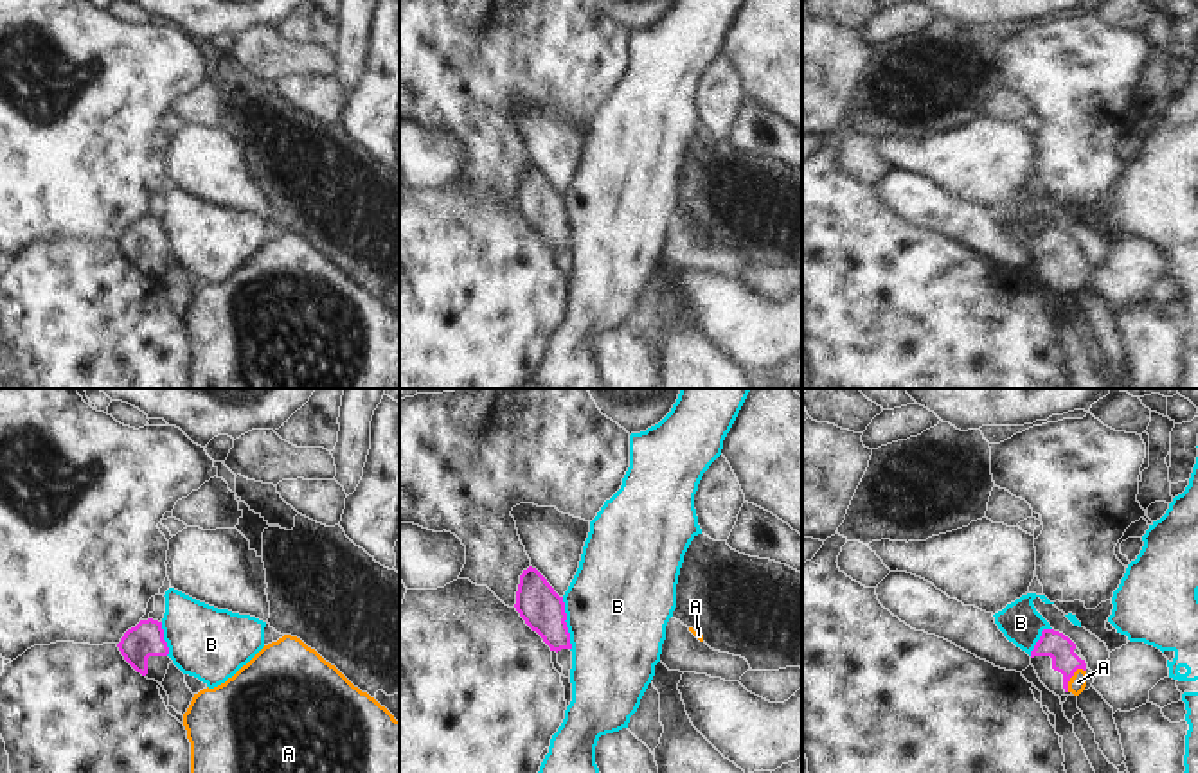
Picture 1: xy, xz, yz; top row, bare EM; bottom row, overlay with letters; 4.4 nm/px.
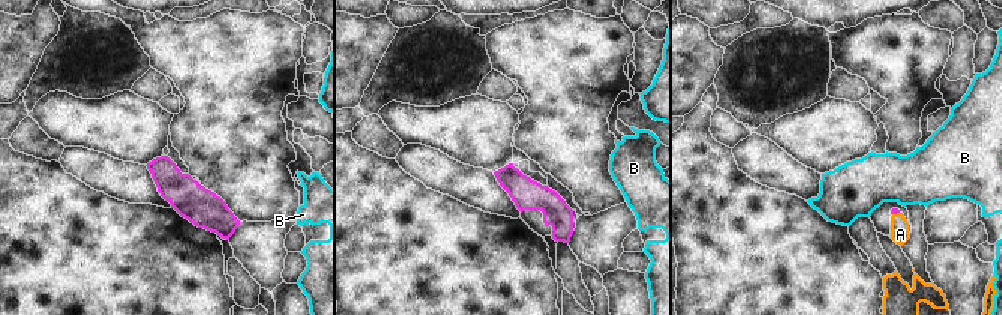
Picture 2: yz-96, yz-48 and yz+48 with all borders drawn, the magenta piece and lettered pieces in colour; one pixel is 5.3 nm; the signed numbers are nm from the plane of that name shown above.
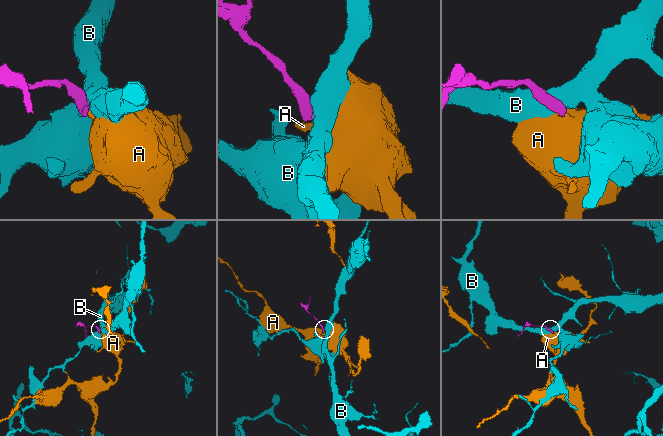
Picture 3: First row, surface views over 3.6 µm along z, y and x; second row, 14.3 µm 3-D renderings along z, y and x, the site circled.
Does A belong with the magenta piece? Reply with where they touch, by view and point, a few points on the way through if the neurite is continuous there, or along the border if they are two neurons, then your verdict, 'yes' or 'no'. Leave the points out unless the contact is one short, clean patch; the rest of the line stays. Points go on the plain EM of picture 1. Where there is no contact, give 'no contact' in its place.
yz (1072, 272) | across yz (1054, 241), (1072, 272), (1078, 279) | yes

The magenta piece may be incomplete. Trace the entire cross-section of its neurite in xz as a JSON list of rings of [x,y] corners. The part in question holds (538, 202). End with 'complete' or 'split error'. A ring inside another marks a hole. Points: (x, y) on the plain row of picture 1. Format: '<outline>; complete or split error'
[[[532,164],[520,173],[514,205],[550,248],[572,246],[563,194]]]; complete

